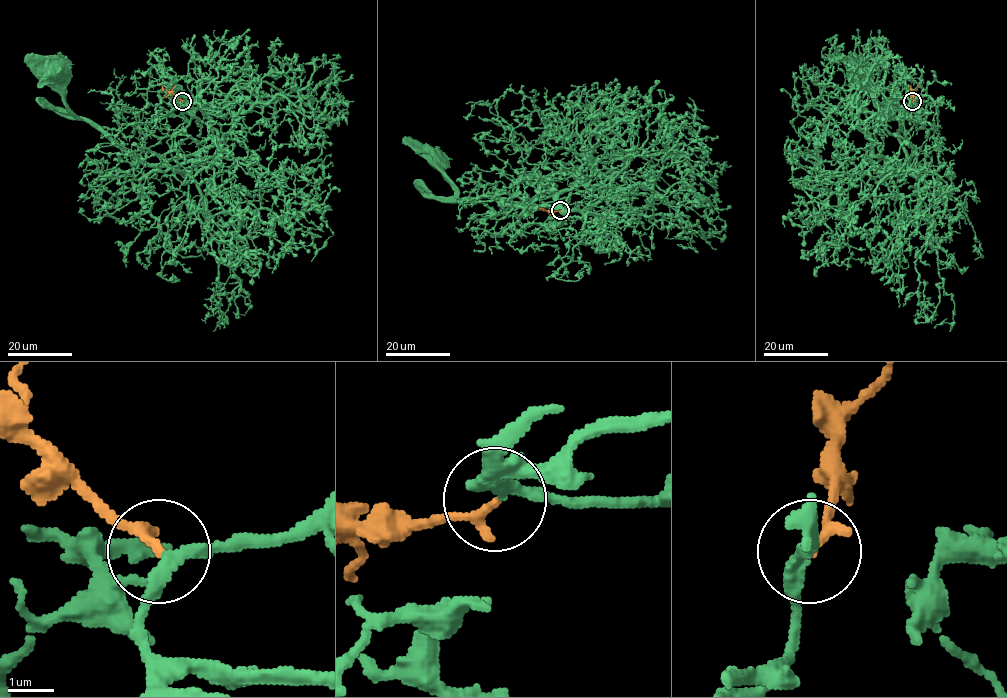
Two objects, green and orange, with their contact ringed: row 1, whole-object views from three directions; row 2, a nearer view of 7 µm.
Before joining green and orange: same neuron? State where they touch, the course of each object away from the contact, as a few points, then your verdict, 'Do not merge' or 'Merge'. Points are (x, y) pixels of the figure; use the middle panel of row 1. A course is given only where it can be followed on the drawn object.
Place: (560, 210). Course of green: (560, 210), (571, 190), (598, 189), (610, 178), (587, 208), (508, 207), (487, 198), (458, 199), (434, 154). Course of orange: (560, 210), (548, 211), (541, 208). Merge

